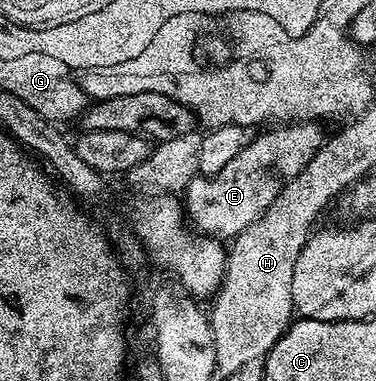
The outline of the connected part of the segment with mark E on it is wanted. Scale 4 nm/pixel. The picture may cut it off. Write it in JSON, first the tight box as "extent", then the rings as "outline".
{"extent":[182,121,326,241],"outline":[[[305,121],[276,125],[271,129],[261,130],[259,132],[261,135],[252,137],[232,161],[222,166],[220,172],[213,175],[197,175],[189,181],[182,195],[182,206],[186,212],[187,222],[201,235],[210,235],[213,239],[221,241],[235,239],[238,233],[242,233],[242,229],[246,229],[246,225],[258,221],[258,217],[266,213],[270,201],[274,201],[274,197],[278,197],[278,193],[282,193],[282,189],[290,181],[294,181],[294,177],[298,177],[298,173],[302,173],[306,165],[310,165],[310,157],[318,153],[326,138],[326,131],[320,127],[323,126],[319,122]]]}

